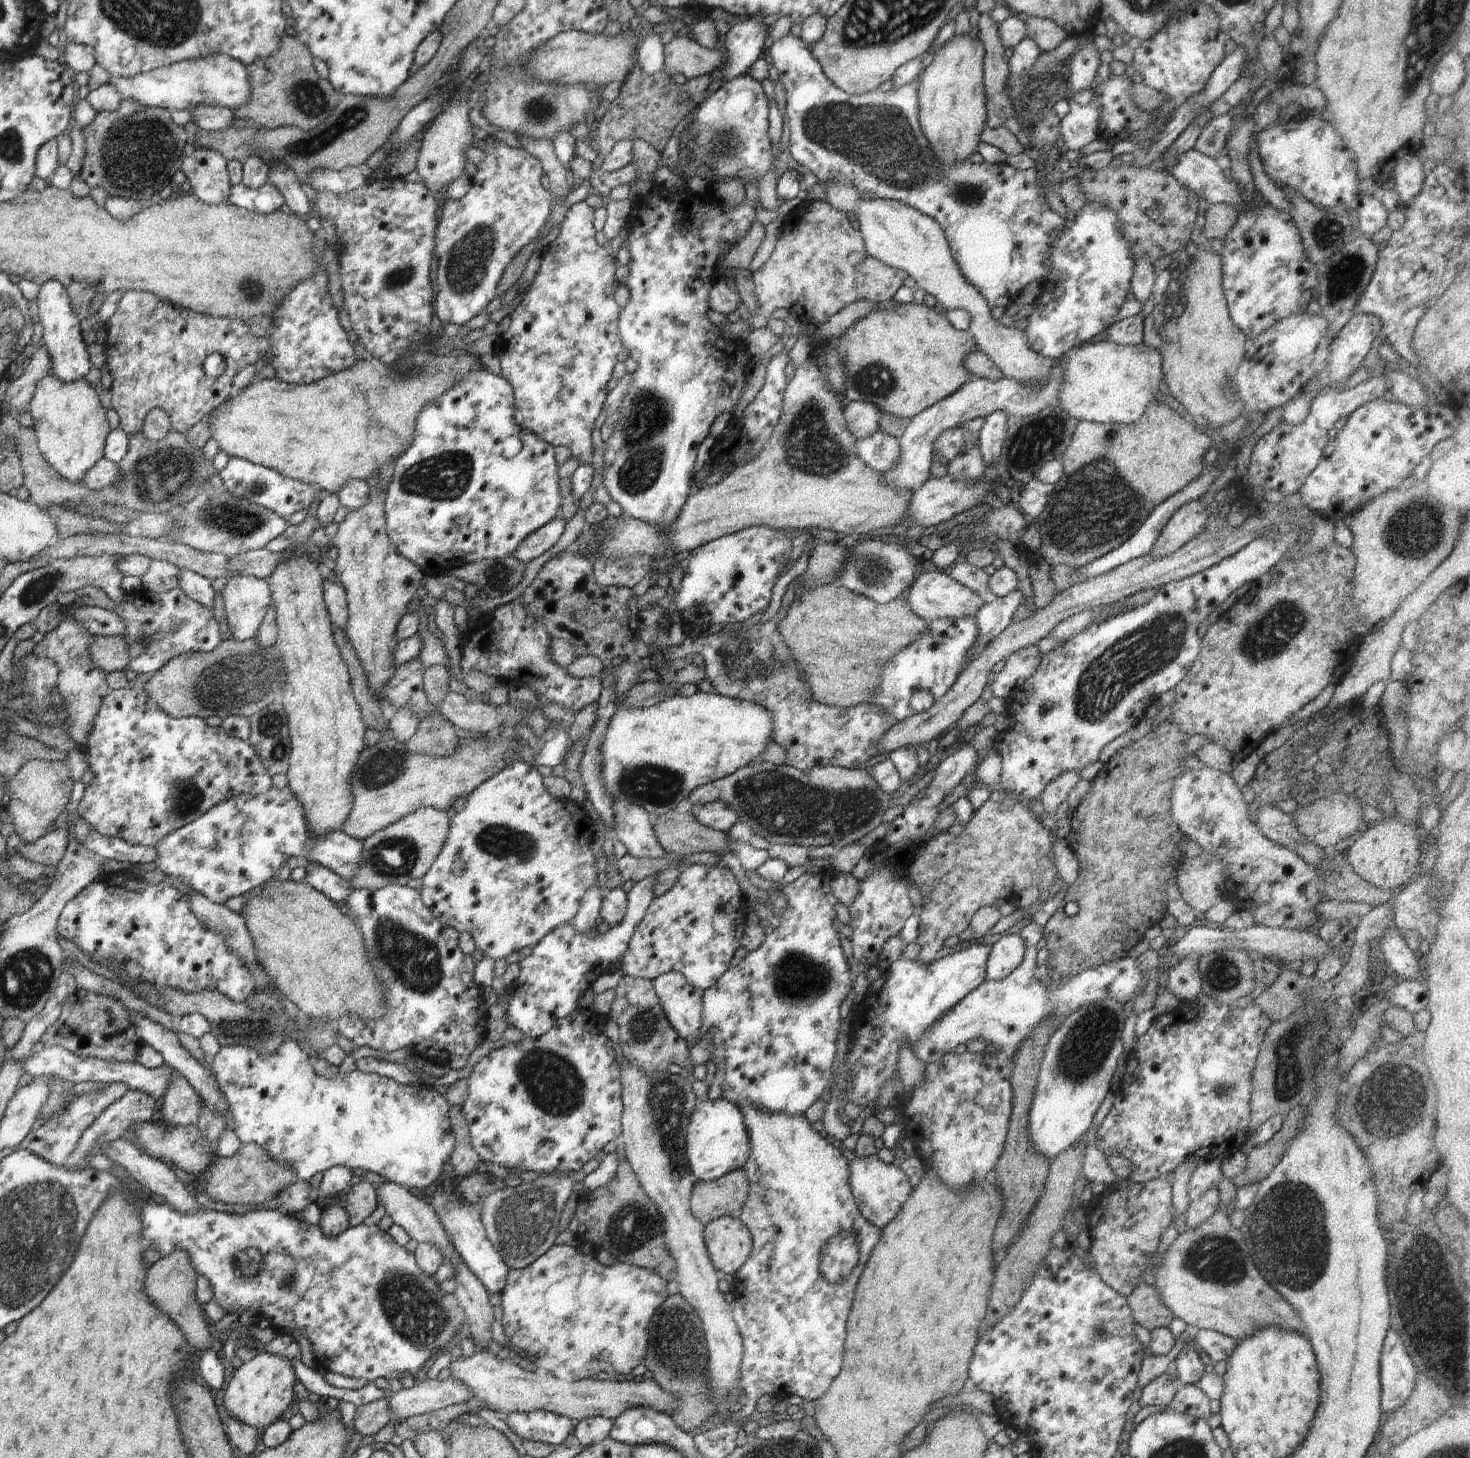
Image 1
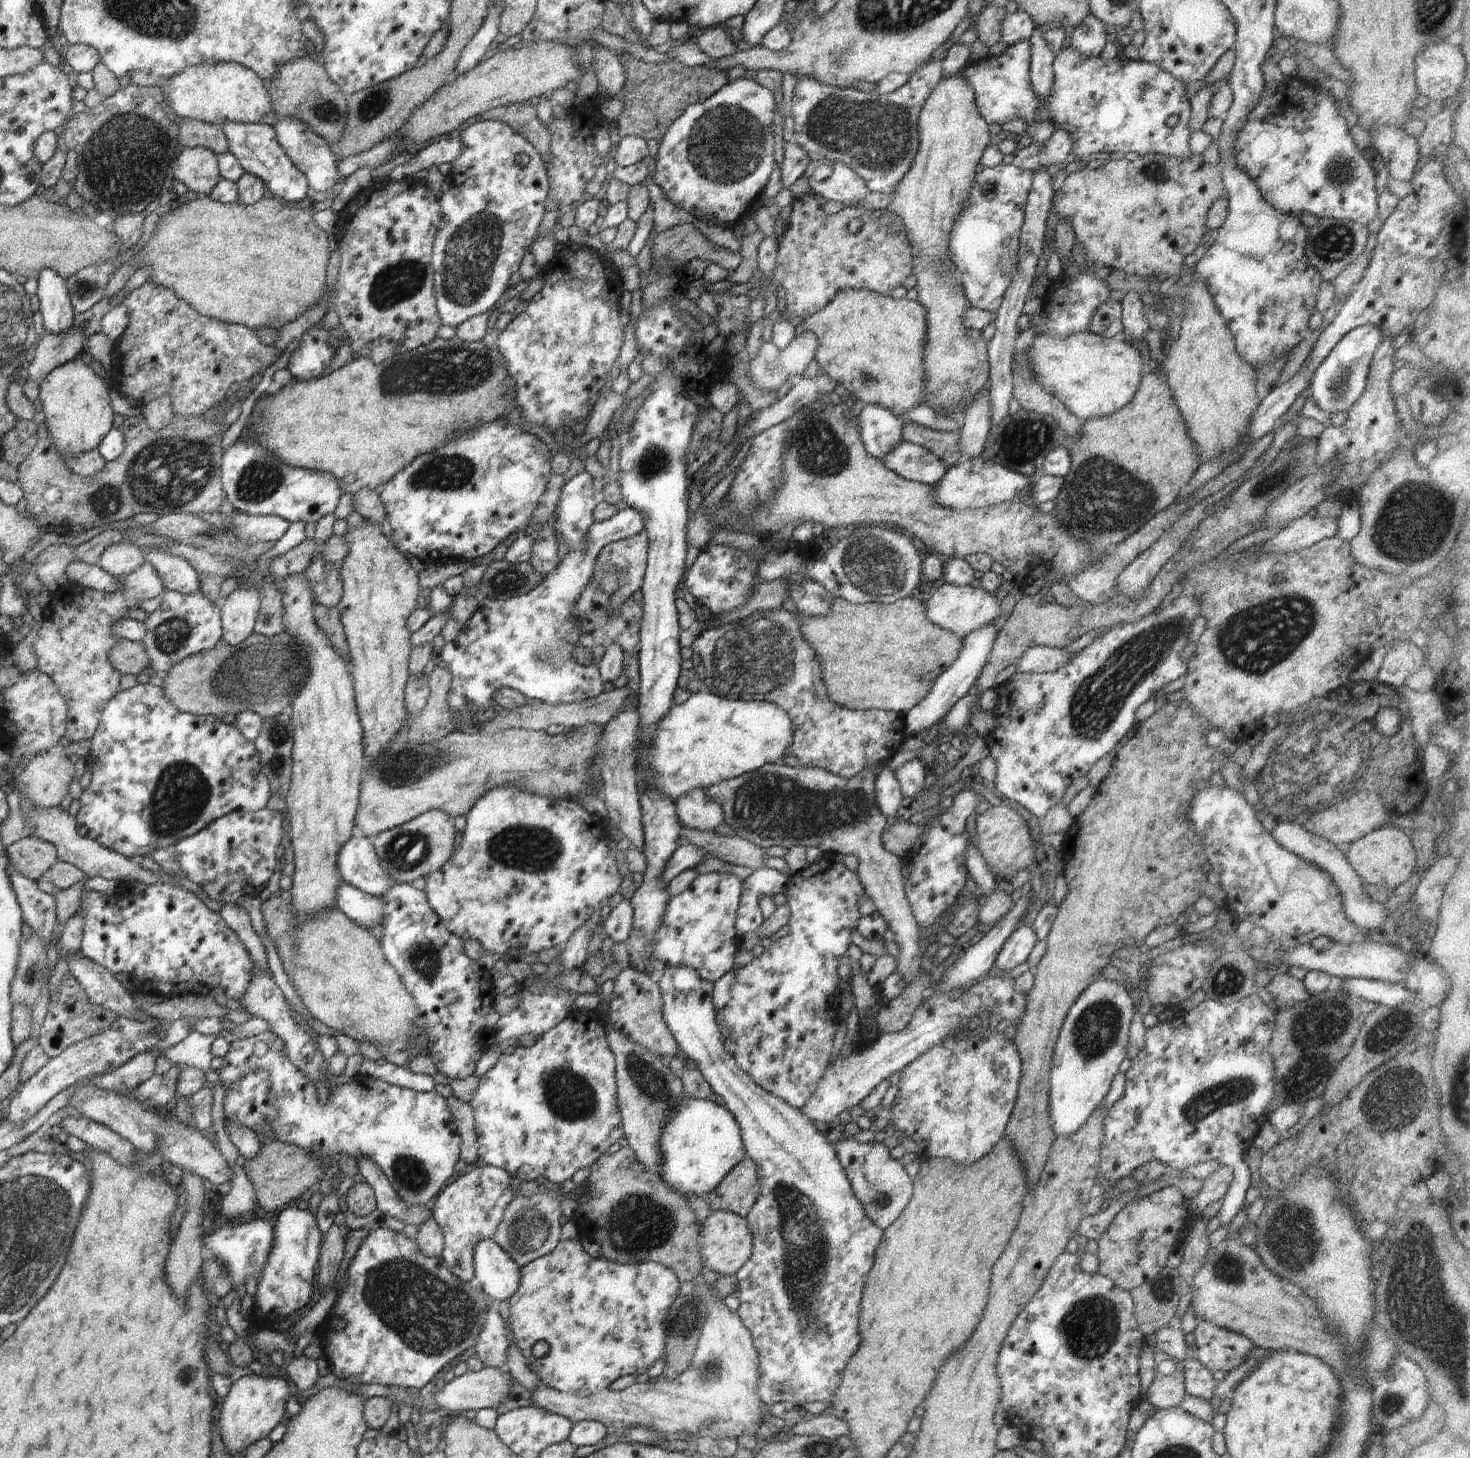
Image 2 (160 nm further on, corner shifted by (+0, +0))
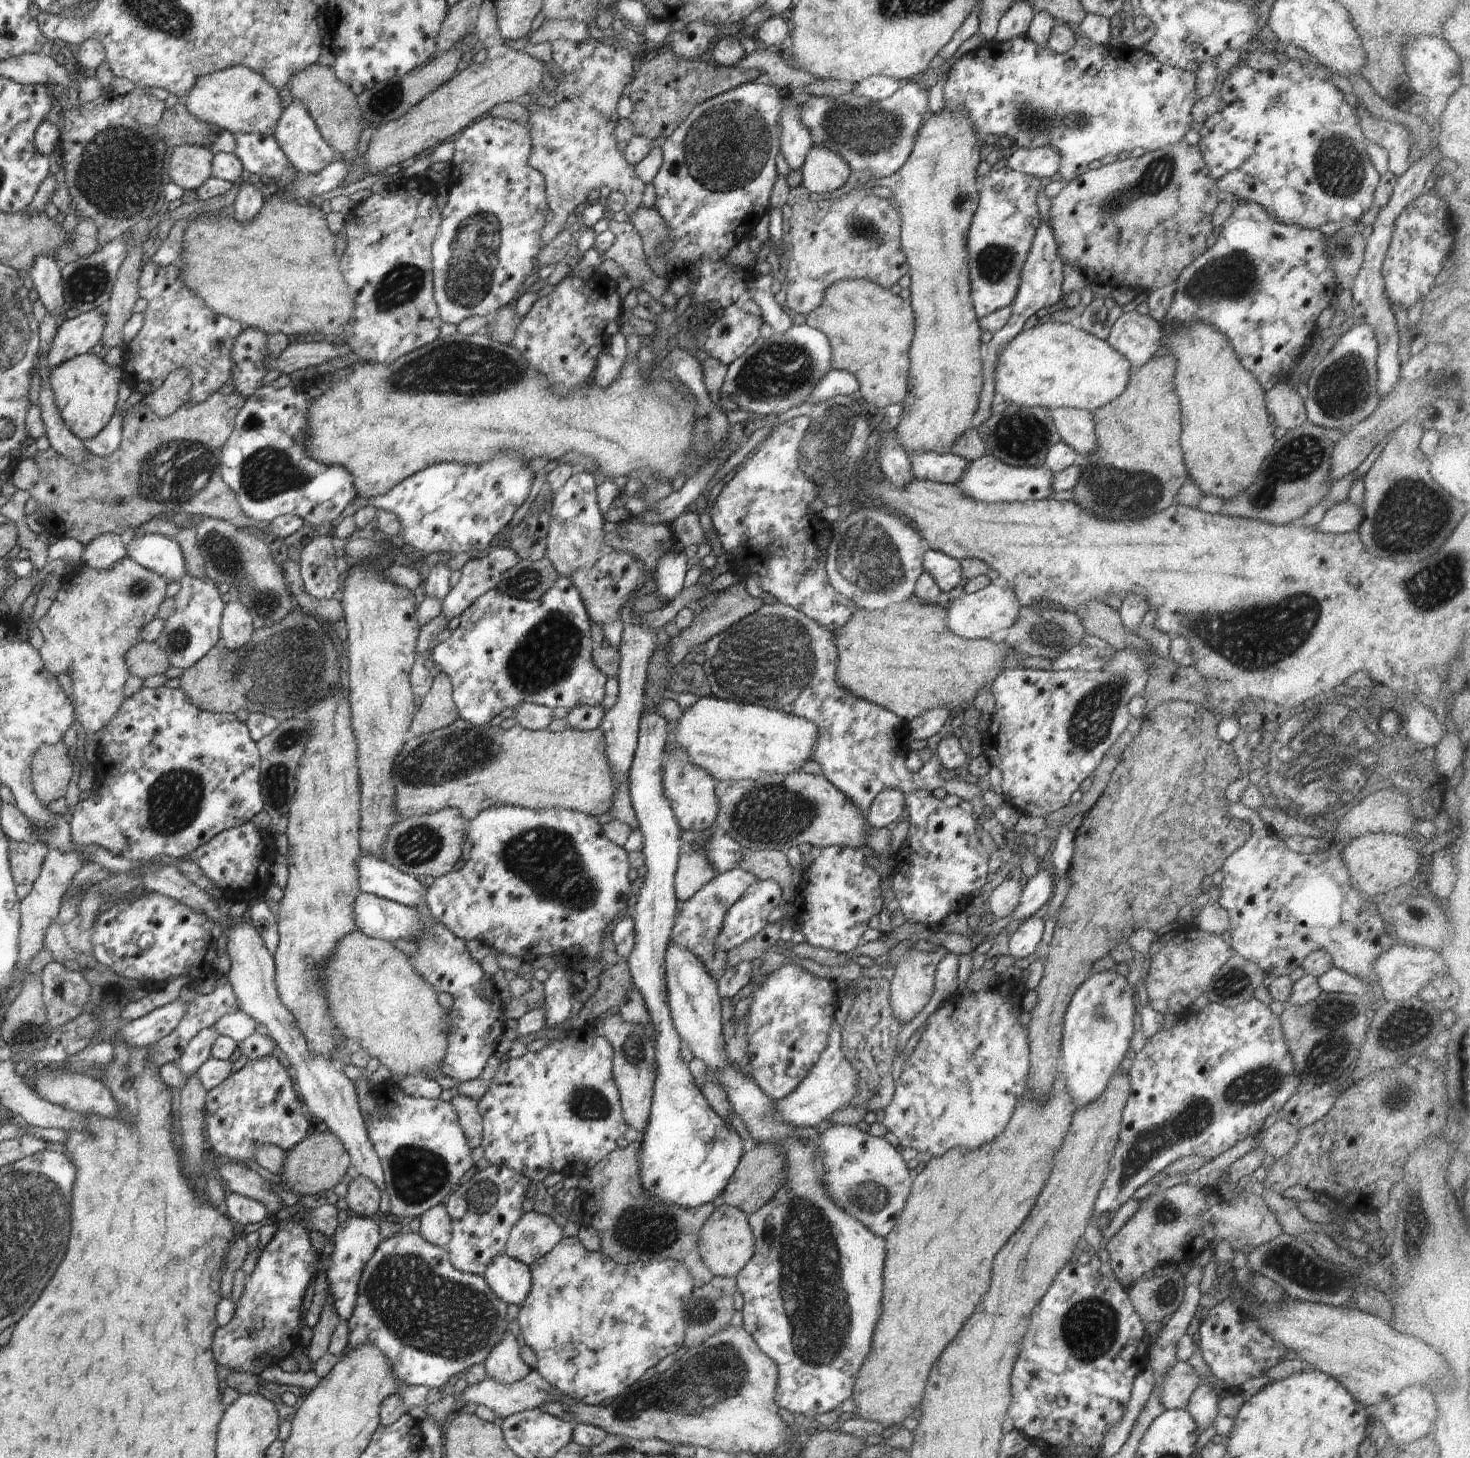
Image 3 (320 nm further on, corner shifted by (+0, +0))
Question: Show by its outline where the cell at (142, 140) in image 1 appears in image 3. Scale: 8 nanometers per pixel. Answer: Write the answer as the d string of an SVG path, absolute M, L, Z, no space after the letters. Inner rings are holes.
M136 86L126 96L104 94L93 101L85 102L79 109L74 107L63 110L66 113L61 114L64 120L59 134L62 140L62 167L72 206L80 221L88 219L95 224L97 239L102 246L128 234L140 222L151 221L164 187L164 155L166 150L173 151L172 147L167 147L159 139L156 132L157 124L169 104Z

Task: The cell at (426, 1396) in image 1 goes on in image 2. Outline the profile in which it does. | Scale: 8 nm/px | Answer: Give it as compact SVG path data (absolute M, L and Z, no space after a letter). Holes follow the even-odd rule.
M483 1367L482 1370L468 1371L462 1376L456 1377L449 1383L440 1384L439 1391L433 1394L435 1403L433 1407L443 1406L450 1411L453 1416L462 1410L494 1409L500 1404L504 1404L510 1396L510 1384L512 1376L508 1372L503 1372L498 1368Z

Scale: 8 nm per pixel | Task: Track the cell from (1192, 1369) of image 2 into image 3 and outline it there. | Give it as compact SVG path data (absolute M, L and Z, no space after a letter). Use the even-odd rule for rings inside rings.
M1201 1379L1200 1386L1189 1398L1189 1403L1185 1409L1198 1425L1200 1434L1213 1426L1213 1422L1220 1415L1218 1411L1219 1397L1217 1395L1213 1386L1204 1385Z

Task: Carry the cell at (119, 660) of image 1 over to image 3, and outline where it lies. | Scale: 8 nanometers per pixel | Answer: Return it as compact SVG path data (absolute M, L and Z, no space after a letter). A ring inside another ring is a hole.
M138 641L125 654L125 661L131 674L143 681L149 676L164 674L171 666L166 653L156 641Z

